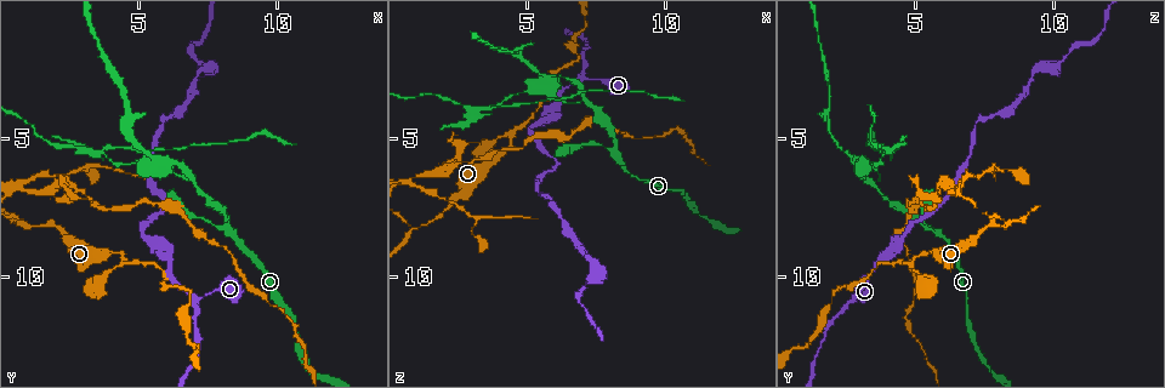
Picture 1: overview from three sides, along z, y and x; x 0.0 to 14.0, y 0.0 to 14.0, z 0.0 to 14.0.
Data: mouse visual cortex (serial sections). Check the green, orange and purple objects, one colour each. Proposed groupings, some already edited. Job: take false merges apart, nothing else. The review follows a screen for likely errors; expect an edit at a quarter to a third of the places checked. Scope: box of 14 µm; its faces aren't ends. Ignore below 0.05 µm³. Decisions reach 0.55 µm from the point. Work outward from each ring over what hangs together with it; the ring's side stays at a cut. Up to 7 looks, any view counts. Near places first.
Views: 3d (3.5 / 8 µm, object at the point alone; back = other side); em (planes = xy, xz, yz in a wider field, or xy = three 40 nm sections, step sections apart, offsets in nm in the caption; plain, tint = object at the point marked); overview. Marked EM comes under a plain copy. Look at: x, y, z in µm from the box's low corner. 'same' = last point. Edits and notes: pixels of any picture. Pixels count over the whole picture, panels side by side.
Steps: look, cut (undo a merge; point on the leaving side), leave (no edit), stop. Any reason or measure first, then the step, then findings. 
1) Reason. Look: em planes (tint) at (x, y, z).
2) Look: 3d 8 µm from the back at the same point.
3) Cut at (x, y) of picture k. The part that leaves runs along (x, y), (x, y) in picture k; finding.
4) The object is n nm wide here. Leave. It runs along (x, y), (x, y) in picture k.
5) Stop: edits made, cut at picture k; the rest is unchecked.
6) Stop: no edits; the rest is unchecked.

Look: 3d 3.5 µm at (7.2, 10.7, 2.9).

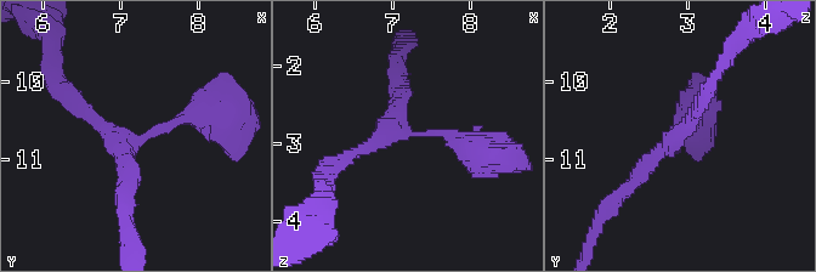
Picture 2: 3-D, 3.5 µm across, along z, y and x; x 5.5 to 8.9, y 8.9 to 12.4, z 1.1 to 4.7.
3 arms meet here; the arms are 200, 250, 300 nm wide; need the tissue. Look: em xy step 2 (tint) at (7.15, 10.80, 2.85).

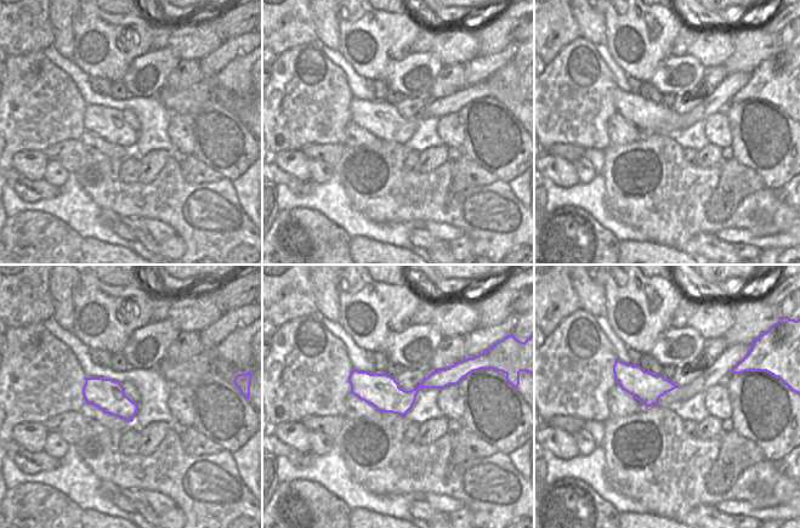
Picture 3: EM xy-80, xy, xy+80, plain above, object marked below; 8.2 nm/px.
Leave. It runs along (204, 115), (130, 141), (71, 97) in picture 2; all the same cell.

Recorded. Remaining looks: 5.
Abrupt turn. Look: em xy step 3 (tint) at (6.2, 7.4, 5.9).

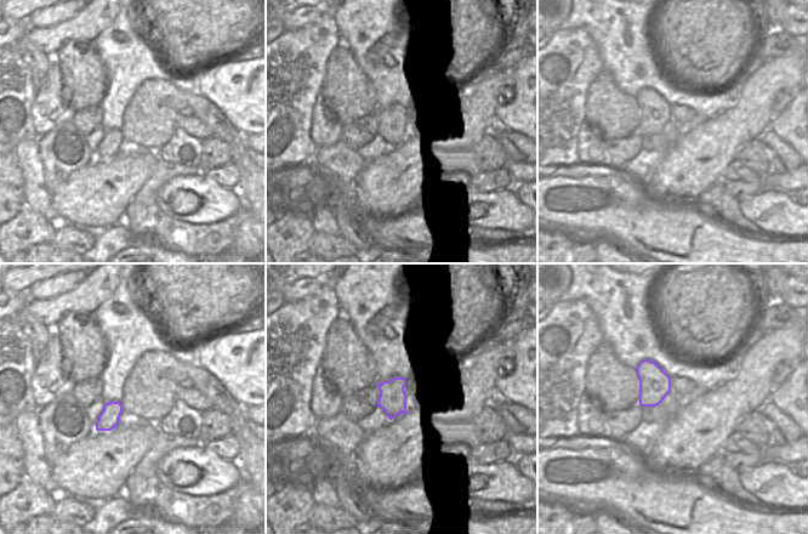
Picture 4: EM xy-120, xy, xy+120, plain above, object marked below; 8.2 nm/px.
Look: 3d 3.5 µm from the back at the same point.

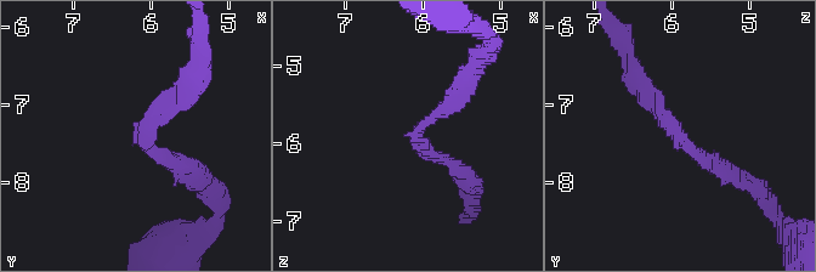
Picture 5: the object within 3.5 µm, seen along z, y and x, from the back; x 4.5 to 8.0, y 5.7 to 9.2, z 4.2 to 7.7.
The arms are 150, 200 nm wide. Leave. It runs along (732, 174), (695, 156), (645, 89) in picture 5; all the same cell.

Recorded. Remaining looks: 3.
Calibre changes. Look: 3d 3.5 µm at (4.4, 9.6, 4.8).

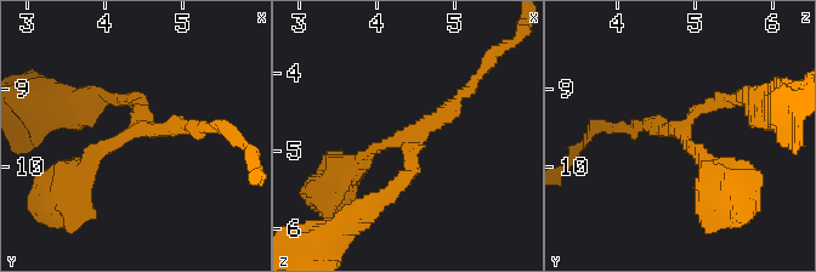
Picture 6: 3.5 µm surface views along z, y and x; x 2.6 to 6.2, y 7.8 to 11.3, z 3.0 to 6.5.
3 arms meet here; the arms are 150, 150, 200 nm wide; need the tissue. Look: em xy step 1 (tint) at (4.45, 9.45, 4.85).

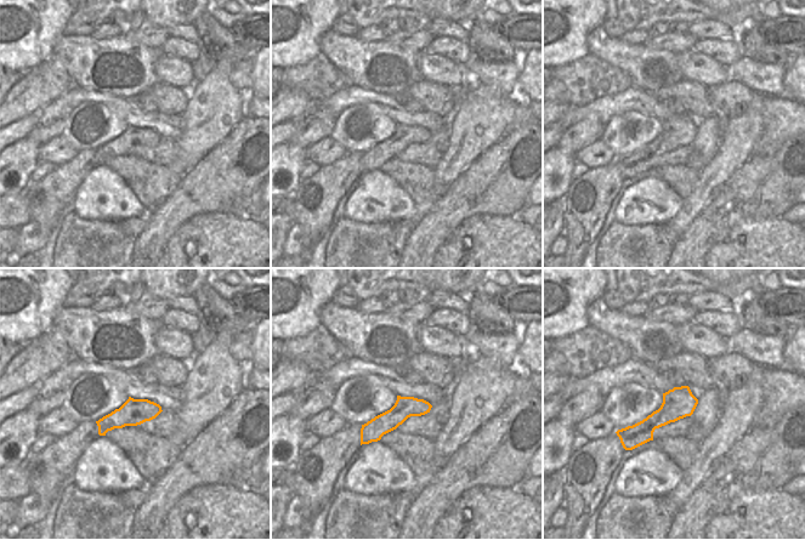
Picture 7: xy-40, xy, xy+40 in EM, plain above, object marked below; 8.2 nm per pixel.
Leave. It runs along (380, 203), (411, 171), (411, 140), (470, 88) in picture 6; one cell here.

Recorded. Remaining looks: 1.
Stop: no edits; the rest is unchecked.

